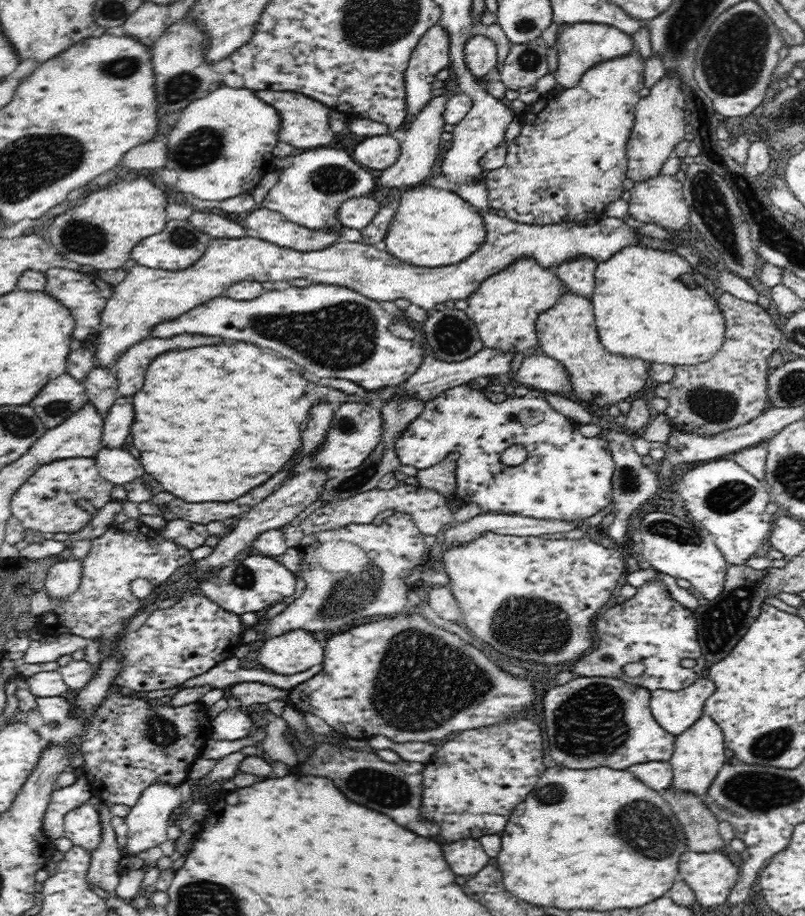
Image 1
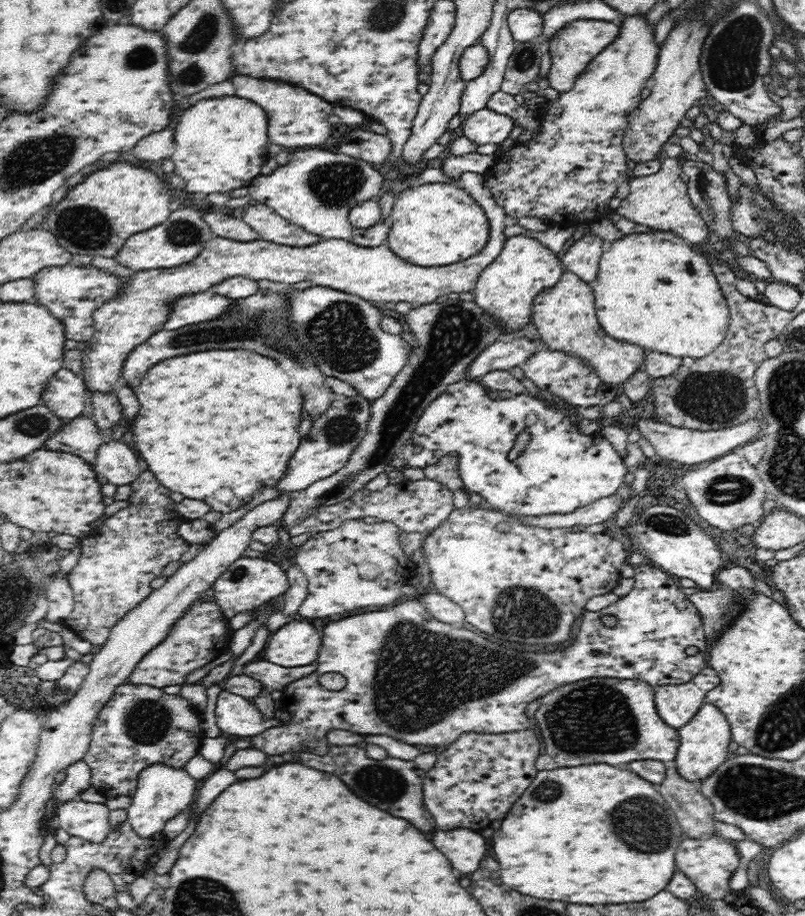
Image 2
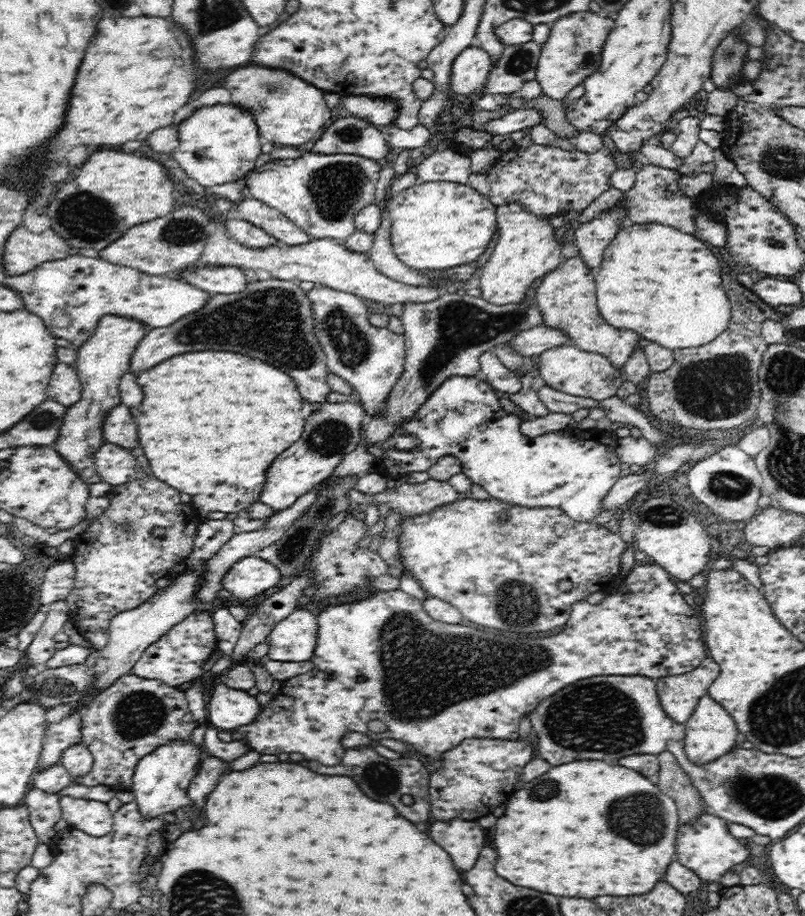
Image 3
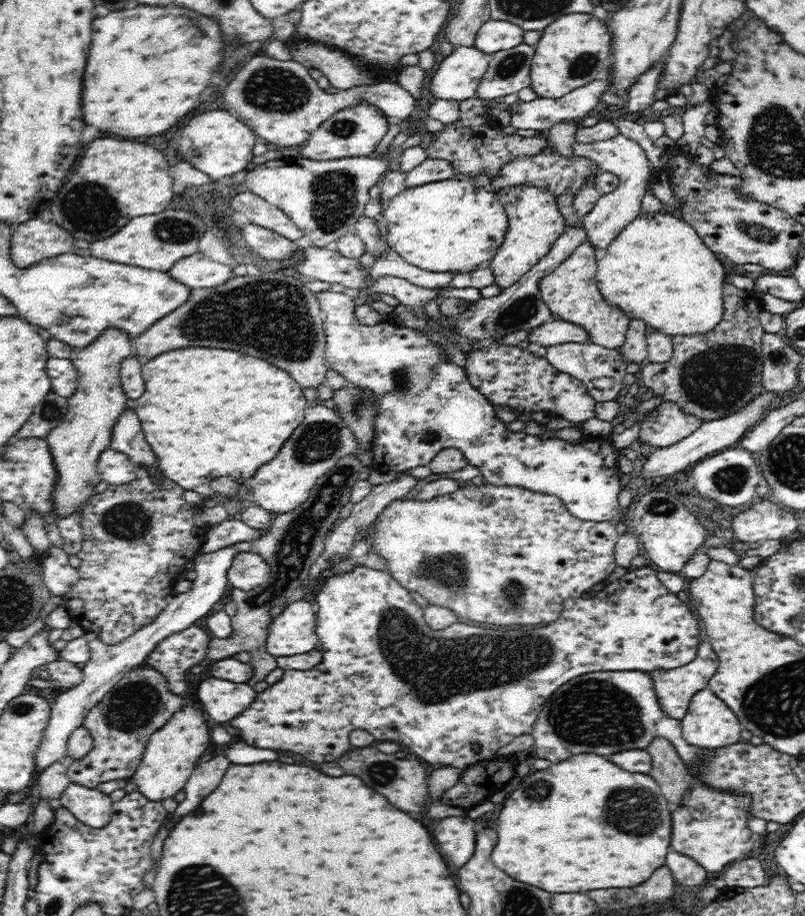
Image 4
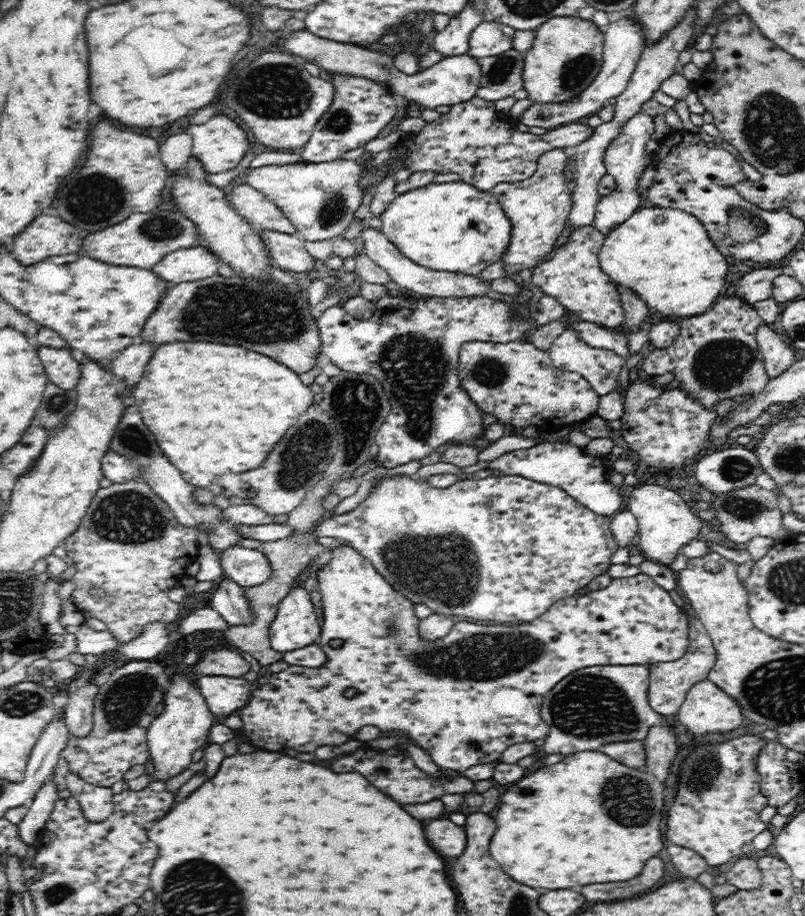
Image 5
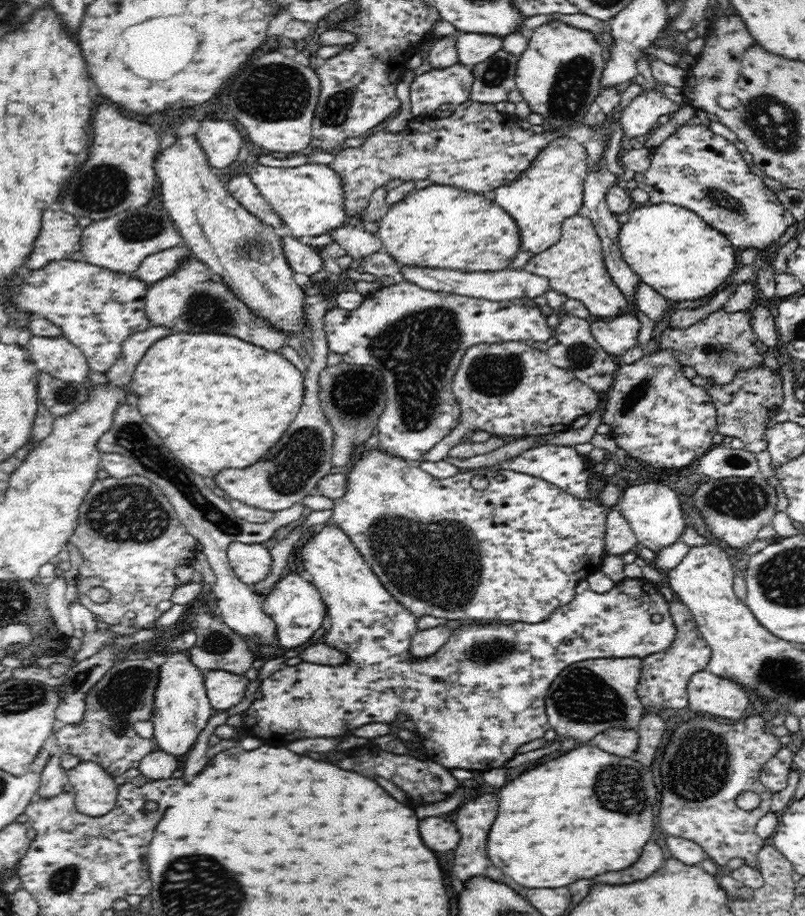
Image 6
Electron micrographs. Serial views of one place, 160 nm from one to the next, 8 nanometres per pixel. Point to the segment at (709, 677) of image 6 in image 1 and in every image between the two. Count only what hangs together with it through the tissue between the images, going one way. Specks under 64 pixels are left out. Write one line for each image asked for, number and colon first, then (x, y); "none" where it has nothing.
1: (698, 756)
2: (704, 741)
3: (710, 733)
4: (709, 724)
5: (706, 709)

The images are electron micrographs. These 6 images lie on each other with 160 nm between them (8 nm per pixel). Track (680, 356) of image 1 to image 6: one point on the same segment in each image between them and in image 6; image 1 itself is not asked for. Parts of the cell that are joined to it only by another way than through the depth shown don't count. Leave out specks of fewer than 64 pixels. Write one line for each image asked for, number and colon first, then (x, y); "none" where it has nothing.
2: (654, 290)
3: (665, 285)
4: (658, 270)
5: (664, 255)
6: (671, 249)

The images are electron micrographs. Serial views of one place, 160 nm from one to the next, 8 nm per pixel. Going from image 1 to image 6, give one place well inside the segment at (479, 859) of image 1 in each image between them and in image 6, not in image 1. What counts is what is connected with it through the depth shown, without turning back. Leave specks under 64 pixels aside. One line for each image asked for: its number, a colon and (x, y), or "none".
2: (464, 848)
3: (463, 840)
4: (455, 835)
5: (444, 835)
6: (439, 835)

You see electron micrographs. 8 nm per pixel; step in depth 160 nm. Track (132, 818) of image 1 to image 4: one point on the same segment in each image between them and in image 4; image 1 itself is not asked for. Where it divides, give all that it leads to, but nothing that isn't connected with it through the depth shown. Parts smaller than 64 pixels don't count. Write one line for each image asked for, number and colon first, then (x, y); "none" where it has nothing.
2: (162, 792)
3: (161, 779)
4: (172, 752)

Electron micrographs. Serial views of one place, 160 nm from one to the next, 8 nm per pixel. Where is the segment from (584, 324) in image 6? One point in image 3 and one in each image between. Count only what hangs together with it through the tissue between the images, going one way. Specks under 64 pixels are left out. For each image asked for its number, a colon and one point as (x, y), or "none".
3: (566, 368)
4: (602, 371)
5: (602, 368)

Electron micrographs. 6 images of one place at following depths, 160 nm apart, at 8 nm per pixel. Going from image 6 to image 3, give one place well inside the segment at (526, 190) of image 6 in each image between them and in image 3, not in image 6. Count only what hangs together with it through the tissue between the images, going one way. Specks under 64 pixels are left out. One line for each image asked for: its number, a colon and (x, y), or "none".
3: (529, 247)
4: (535, 225)
5: (537, 207)

